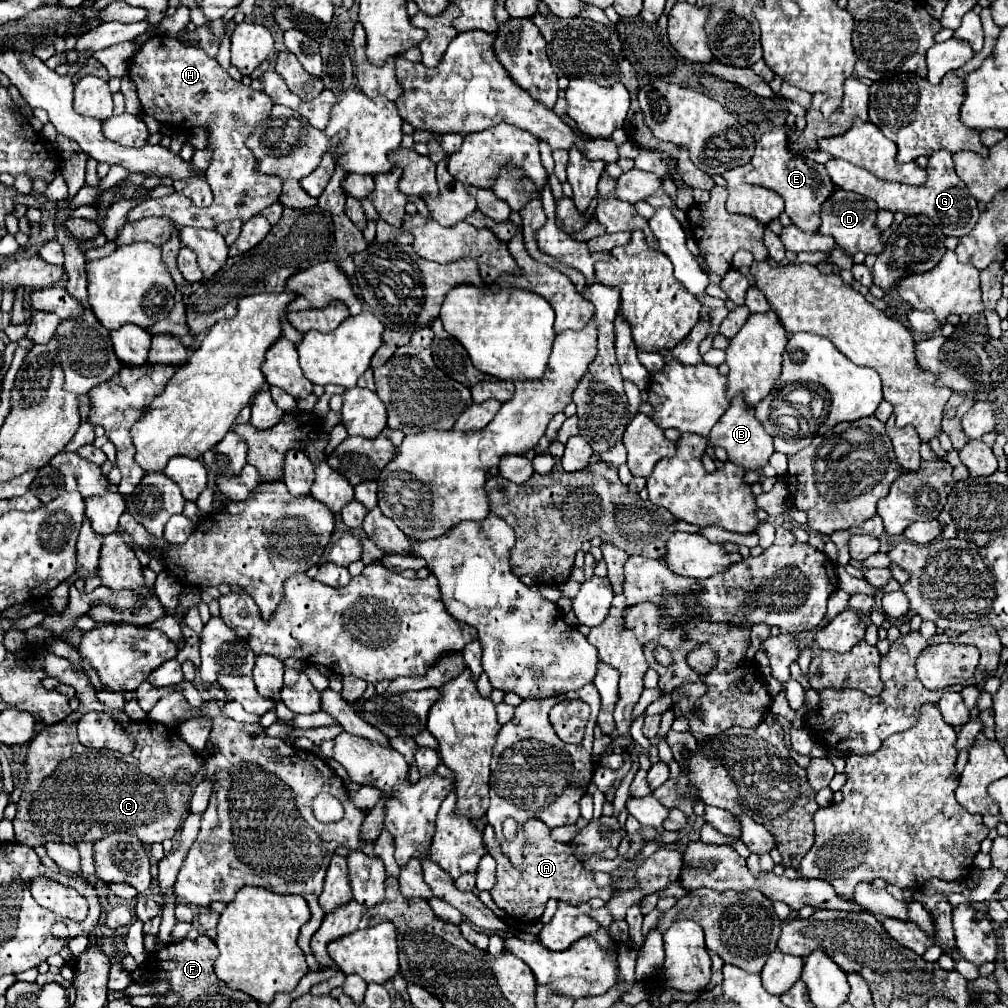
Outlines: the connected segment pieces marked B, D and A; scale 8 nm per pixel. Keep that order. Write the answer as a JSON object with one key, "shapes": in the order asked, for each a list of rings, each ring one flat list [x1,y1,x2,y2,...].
{"shapes":[[[738,395,736,399,732,399,730,409,722,415,722,419,712,427,708,441,712,445,720,445,728,451,728,461,742,465,744,469,762,469,770,455,774,453,774,445,772,445,772,437,764,431,762,423,754,417,754,409,748,407,744,403,744,399]],[[838,189,832,193,832,197,822,207,820,233,834,237,836,245,844,249,848,255,854,255,858,251,880,255,884,251,884,241,880,239,882,231,876,227,876,215,878,215,878,205,872,203,872,199]],[[528,819,524,823,524,865,514,867,508,857,502,853,500,843,496,841,494,829,490,825,484,827,484,845,488,853,496,859,496,885,490,891,494,903,504,909,512,919,518,921,536,921,542,917,548,899,560,899,570,905,580,905,590,901,592,897,600,897,604,901,610,899,610,887,598,887,594,875,582,867,582,861,576,859,572,847,568,843,554,841,550,835,550,827,540,819]]]}

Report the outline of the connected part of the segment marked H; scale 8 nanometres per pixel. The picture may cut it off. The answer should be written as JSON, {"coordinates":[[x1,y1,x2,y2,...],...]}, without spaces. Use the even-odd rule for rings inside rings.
{"coordinates":[[154,35,130,63,130,79,136,83,138,99,146,115,156,117,160,123,182,125,186,129,206,127,210,133,208,147,212,147,214,157,210,161,210,187,214,193,214,203,210,207,200,208,192,204,187,197,174,192,160,199,146,199,134,209,128,211,128,221,144,217,170,217,176,227,200,227,216,229,218,223,230,219,248,221,258,215,262,209,278,201,282,191,282,179,270,175,258,175,254,165,254,155,244,147,244,139,252,133,252,127,268,115,272,109,272,99,262,93,246,87,244,83,234,81,216,59,200,47,182,45,174,37]]}

